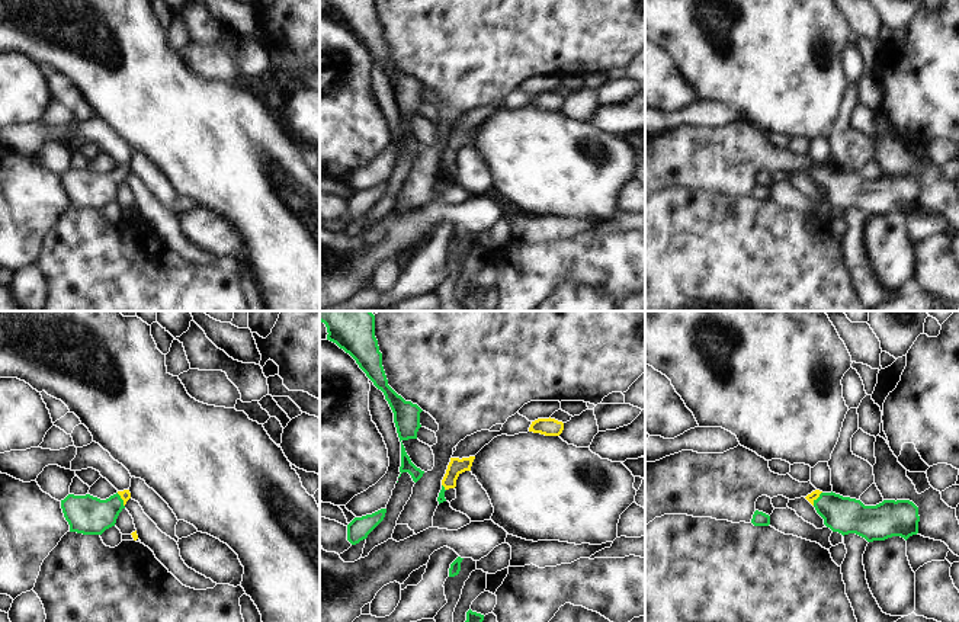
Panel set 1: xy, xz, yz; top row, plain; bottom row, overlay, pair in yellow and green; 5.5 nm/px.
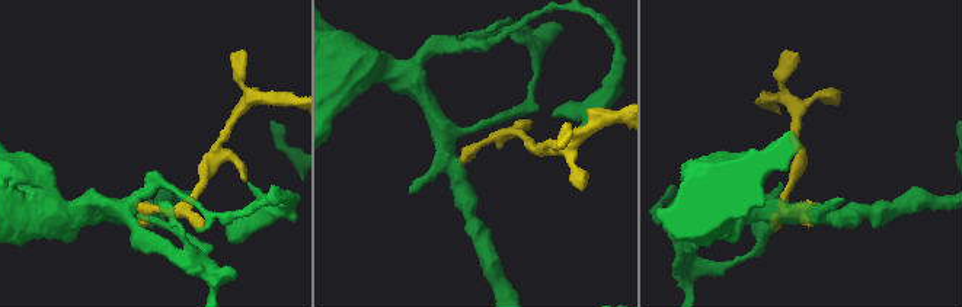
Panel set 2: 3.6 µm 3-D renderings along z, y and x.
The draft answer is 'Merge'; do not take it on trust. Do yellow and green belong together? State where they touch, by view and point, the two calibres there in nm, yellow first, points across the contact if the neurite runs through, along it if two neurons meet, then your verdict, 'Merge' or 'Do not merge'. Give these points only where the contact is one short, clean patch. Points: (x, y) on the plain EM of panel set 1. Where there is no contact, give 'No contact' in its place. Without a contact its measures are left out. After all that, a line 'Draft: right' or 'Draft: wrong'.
Touches yellow at yz (817, 172). Thickness 50 nm (yellow) against 200 nm. Path across: yz (814, 169), (817, 172), (843, 189). Merge.
Draft: right

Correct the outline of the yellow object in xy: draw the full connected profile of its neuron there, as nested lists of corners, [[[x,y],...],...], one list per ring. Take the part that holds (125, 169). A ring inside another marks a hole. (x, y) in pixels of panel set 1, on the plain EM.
[[[129,164],[118,166],[106,174],[90,169],[68,169],[61,174],[61,183],[70,199],[70,206],[102,209],[106,203],[115,201],[119,187],[125,183],[129,173]]]

